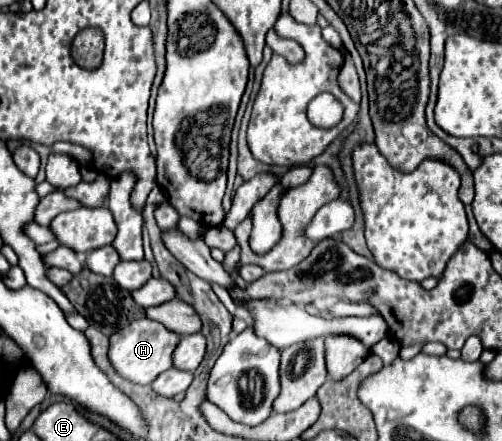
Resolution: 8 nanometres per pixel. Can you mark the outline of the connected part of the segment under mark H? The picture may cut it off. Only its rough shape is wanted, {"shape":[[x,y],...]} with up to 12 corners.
{"shape":[[153,319],[111,335],[115,371],[151,385],[181,335]]}

